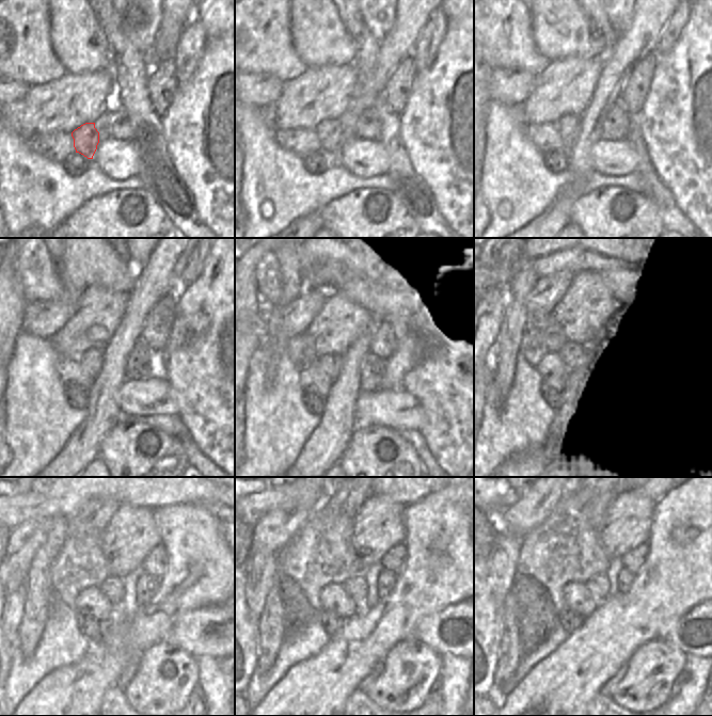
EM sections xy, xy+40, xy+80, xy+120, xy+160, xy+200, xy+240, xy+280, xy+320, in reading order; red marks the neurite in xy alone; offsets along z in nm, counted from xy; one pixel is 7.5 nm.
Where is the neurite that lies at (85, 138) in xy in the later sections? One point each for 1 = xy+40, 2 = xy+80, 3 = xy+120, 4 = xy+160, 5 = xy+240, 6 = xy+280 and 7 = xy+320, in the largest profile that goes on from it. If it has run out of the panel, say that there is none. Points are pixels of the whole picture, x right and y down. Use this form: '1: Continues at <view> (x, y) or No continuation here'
1: Continues at xy+40 (328, 131)
2: Continues at xy+80 (568, 126)
3: Continues at xy+120 (92, 361)
4: Continues at xy+160 (331, 363)
5: Continues at xy+240 (113, 587)
6: Continues at xy+280 (357, 587)
7: Continues at xy+320 (598, 585)

